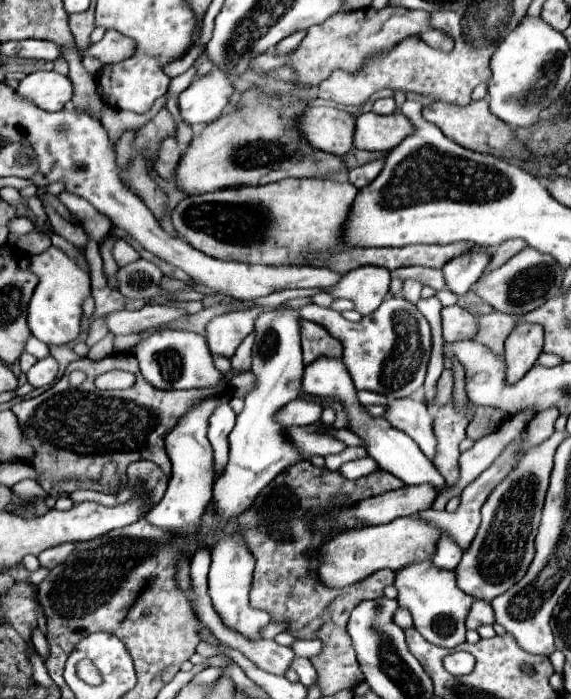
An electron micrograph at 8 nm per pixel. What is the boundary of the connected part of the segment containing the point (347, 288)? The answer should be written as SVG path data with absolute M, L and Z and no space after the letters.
M361 266L347 272L337 284L321 290L333 298L351 300L361 316L369 316L389 294L389 270L377 266Z

